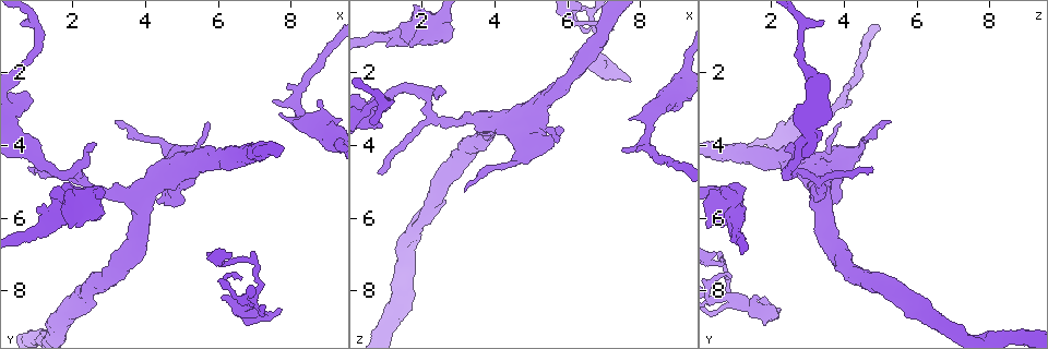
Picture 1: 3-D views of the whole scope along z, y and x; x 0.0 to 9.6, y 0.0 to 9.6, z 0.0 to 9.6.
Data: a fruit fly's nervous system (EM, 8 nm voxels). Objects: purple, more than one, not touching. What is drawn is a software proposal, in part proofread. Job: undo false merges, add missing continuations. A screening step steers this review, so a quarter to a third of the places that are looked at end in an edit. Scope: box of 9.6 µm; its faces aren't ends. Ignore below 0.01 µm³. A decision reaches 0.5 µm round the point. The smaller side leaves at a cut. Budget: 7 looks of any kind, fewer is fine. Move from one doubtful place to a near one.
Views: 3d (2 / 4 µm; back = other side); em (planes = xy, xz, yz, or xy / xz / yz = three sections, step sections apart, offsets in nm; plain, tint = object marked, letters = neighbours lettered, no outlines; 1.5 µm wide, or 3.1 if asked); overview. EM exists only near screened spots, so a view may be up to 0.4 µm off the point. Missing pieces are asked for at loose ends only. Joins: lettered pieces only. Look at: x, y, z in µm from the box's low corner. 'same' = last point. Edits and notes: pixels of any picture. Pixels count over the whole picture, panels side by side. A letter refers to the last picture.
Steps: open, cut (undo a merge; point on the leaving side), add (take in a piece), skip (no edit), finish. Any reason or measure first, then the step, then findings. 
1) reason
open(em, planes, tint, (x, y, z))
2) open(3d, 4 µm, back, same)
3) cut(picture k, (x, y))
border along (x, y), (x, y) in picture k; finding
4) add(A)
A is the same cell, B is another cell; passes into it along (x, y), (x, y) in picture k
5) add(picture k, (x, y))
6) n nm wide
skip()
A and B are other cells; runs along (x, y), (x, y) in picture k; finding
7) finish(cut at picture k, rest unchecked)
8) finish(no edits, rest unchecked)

an open end
open(em, planes, letters, (0.80, 4.65, 4.75))

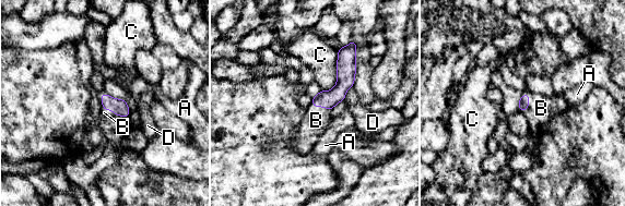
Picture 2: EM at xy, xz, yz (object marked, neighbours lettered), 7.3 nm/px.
add(B)
B is the same cell, A, C and D are other cells; passes into it along (328, 99), (321, 106), (316, 120) in picture 2; the neuron continues

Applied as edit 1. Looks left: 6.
open(overview)

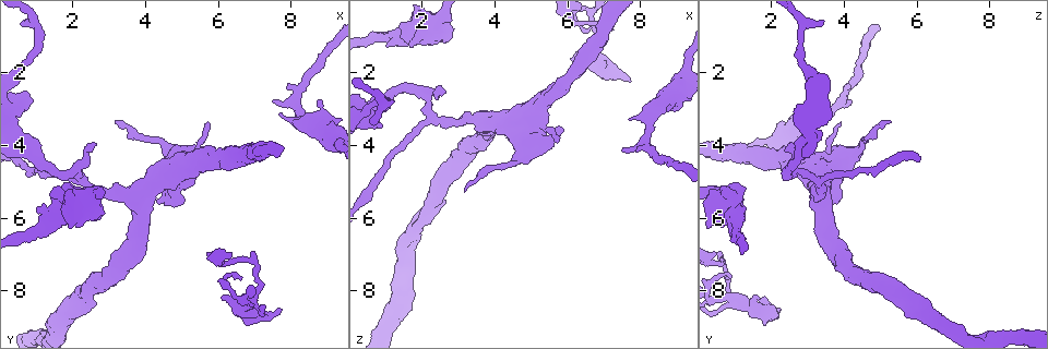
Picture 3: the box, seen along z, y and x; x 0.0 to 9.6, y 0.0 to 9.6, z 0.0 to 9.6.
abrupt turn
open(3d, 4 µm, (2.15, 4.60, 2.60))

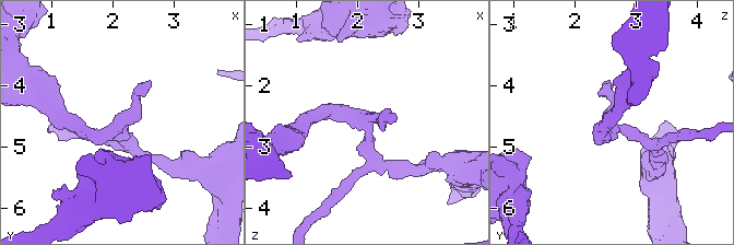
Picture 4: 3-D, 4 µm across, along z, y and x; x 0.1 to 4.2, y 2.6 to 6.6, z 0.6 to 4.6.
need the tissue
open(em, planes, letters, (2.10, 4.65, 2.55))

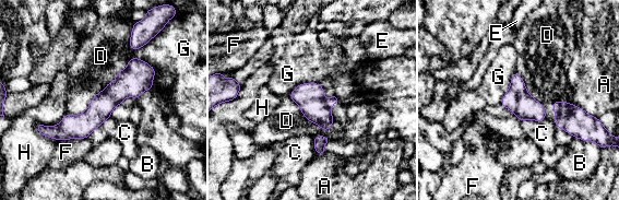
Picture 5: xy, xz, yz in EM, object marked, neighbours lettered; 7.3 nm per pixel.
180 nm wide
skip()
A, B, C, D, E, F, G and H are other cells; border along (128, 60), (84, 110), (68, 114) in picture 5; one neuron here

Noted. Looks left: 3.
free end
open(3d, 4 µm, (7.75, 8.55, 2.20))

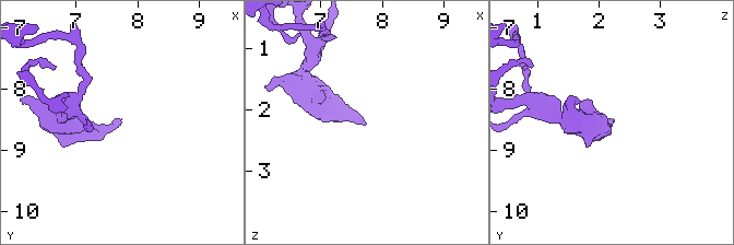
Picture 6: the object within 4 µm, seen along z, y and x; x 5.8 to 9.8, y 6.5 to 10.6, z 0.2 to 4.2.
open(em, xy, step 8, tint, (7.75, 8.50, 2.20))

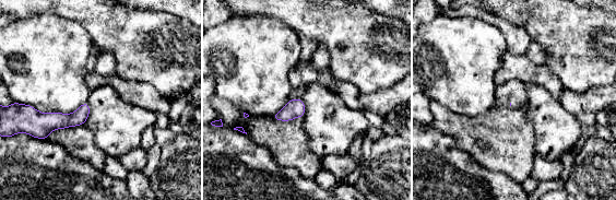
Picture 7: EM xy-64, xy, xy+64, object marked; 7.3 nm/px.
open(em, planes, letters, same)

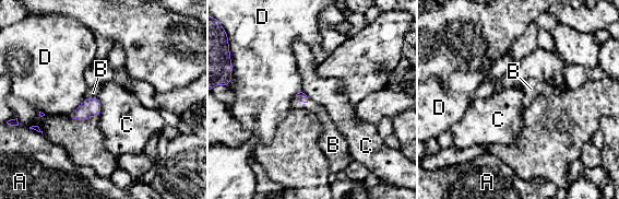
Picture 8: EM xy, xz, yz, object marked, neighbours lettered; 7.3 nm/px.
add(B)
B is the same cell, A, C and D are other cells; passes into it along (300, 95), (301, 100), (318, 109) in picture 8; it goes on there

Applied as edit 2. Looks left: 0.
finish(add at picture 2, add at picture 8, rest unchecked)

